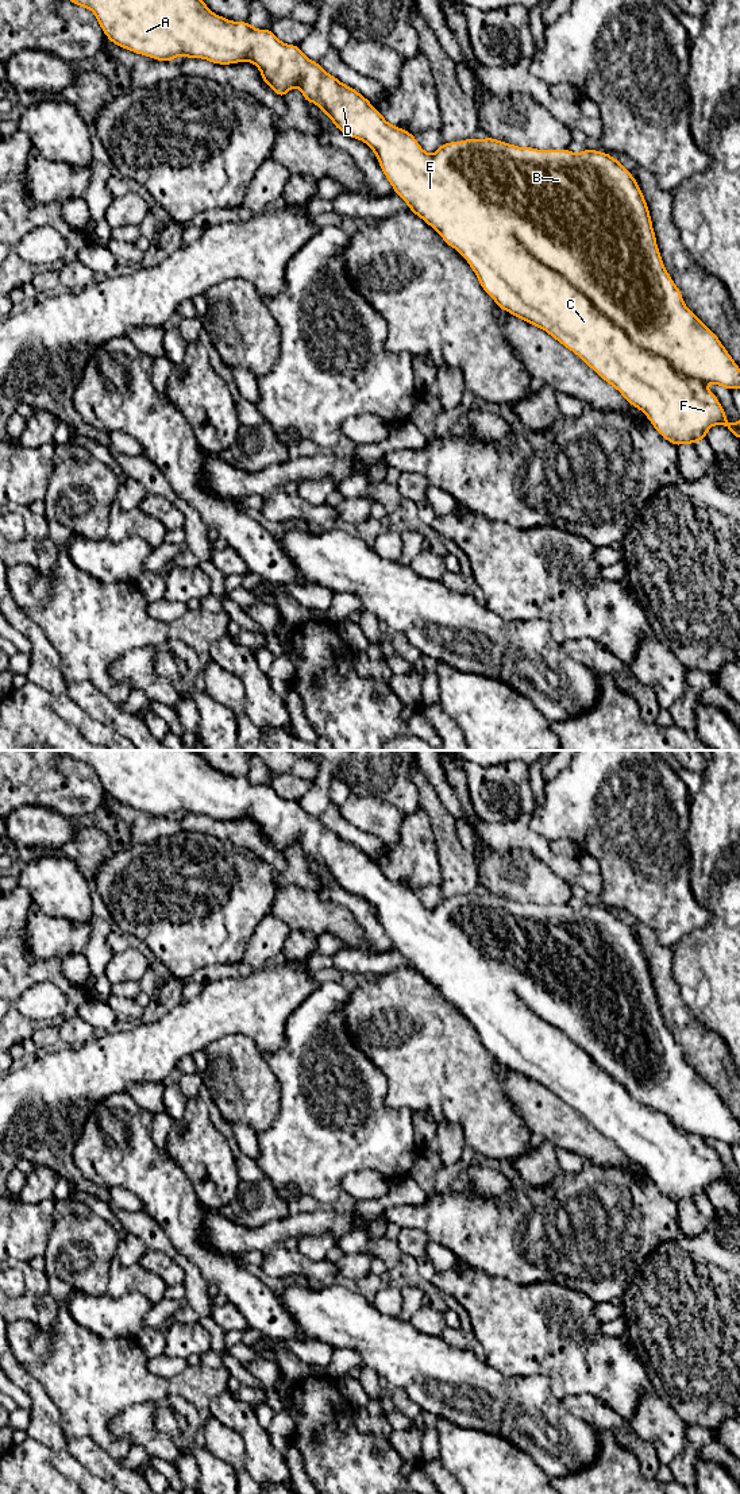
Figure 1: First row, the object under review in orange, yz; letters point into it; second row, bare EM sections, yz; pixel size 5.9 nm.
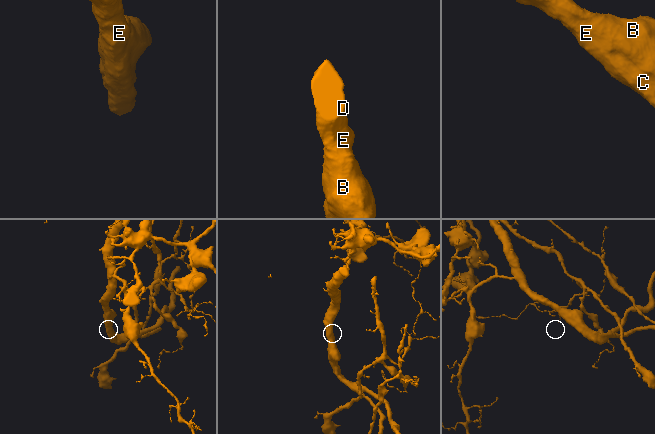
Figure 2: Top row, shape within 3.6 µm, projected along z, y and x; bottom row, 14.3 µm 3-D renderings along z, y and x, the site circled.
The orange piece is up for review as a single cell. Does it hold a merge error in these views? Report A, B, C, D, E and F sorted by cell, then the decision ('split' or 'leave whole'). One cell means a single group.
A B C D E F; leave whole

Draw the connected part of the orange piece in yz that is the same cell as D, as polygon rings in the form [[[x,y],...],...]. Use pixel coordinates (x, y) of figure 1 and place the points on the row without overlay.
[[[63,750],[70,758],[90,765],[96,777],[100,780],[107,795],[113,800],[130,806],[139,811],[150,812],[155,817],[173,818],[177,811],[185,814],[203,814],[217,821],[232,821],[239,818],[254,819],[262,831],[263,838],[270,842],[278,853],[285,854],[286,849],[297,842],[304,852],[305,858],[315,858],[334,879],[339,887],[354,895],[365,897],[375,910],[377,916],[392,939],[393,947],[401,953],[409,962],[409,966],[424,976],[425,980],[438,987],[446,1000],[455,1004],[465,1012],[475,1028],[483,1047],[490,1051],[498,1063],[509,1068],[529,1081],[539,1082],[552,1092],[562,1101],[578,1111],[594,1128],[597,1128],[606,1139],[612,1140],[620,1150],[636,1165],[641,1166],[658,1189],[675,1202],[681,1200],[695,1200],[706,1196],[710,1182],[722,1181],[737,1194],[740,1194],[740,1174],[736,1180],[726,1177],[726,1170],[716,1150],[706,1144],[706,1139],[716,1139],[726,1146],[740,1144],[740,1124],[732,1115],[726,1104],[721,1100],[716,1089],[708,1084],[685,1059],[682,1047],[674,1039],[667,1028],[659,1003],[656,1000],[655,987],[650,964],[644,956],[637,937],[631,927],[614,915],[610,910],[596,907],[586,903],[582,908],[574,910],[569,904],[562,906],[537,906],[533,903],[519,903],[494,893],[482,896],[475,892],[459,896],[440,899],[435,910],[425,908],[415,891],[406,885],[392,881],[385,876],[382,869],[375,865],[370,856],[363,853],[354,843],[340,838],[336,833],[327,829],[319,818],[309,815],[297,800],[286,800],[281,798],[270,785],[257,785],[250,777],[234,777],[213,769],[208,761],[197,750]]]

